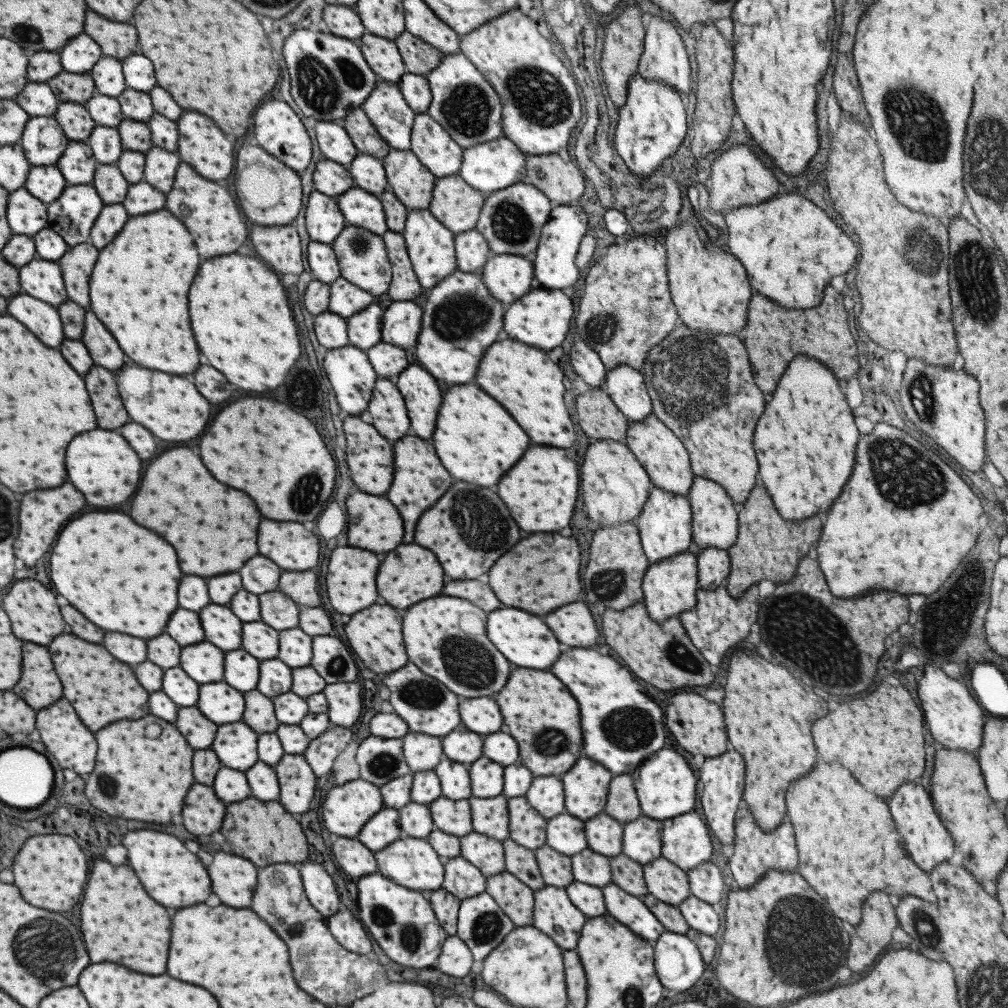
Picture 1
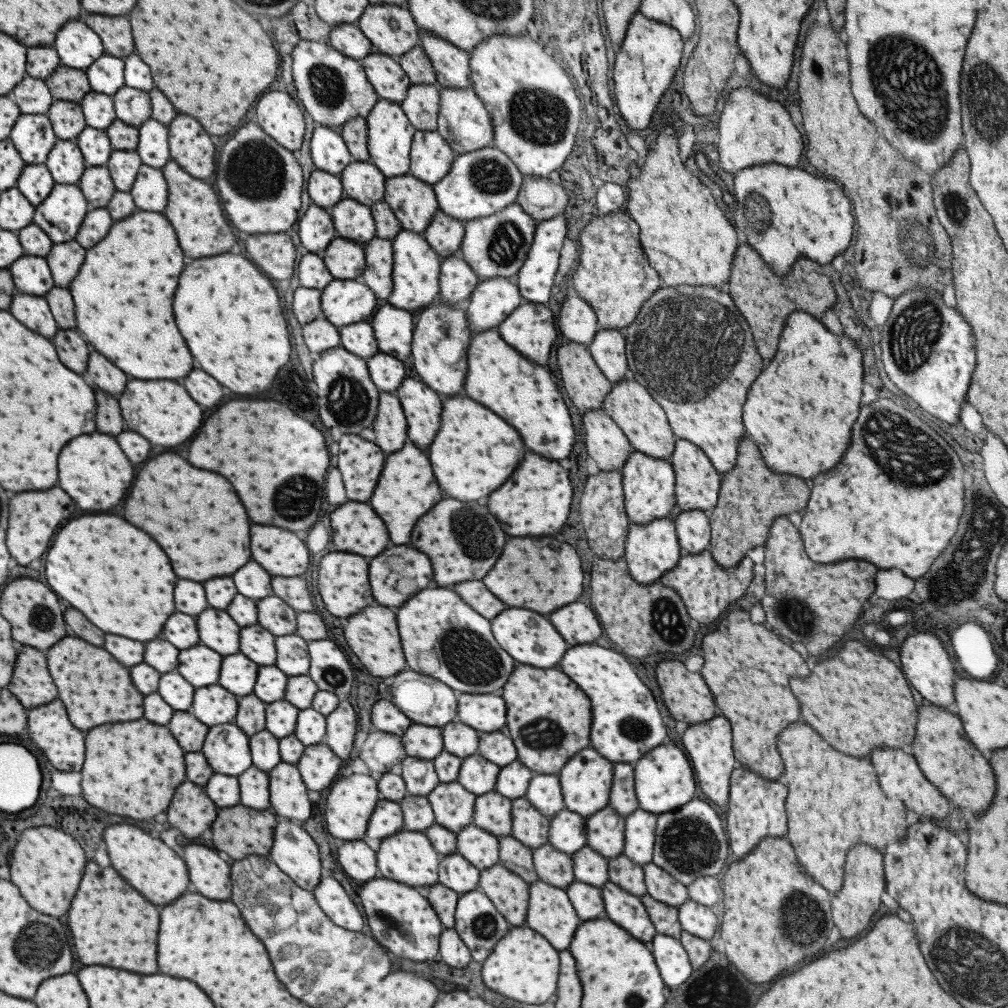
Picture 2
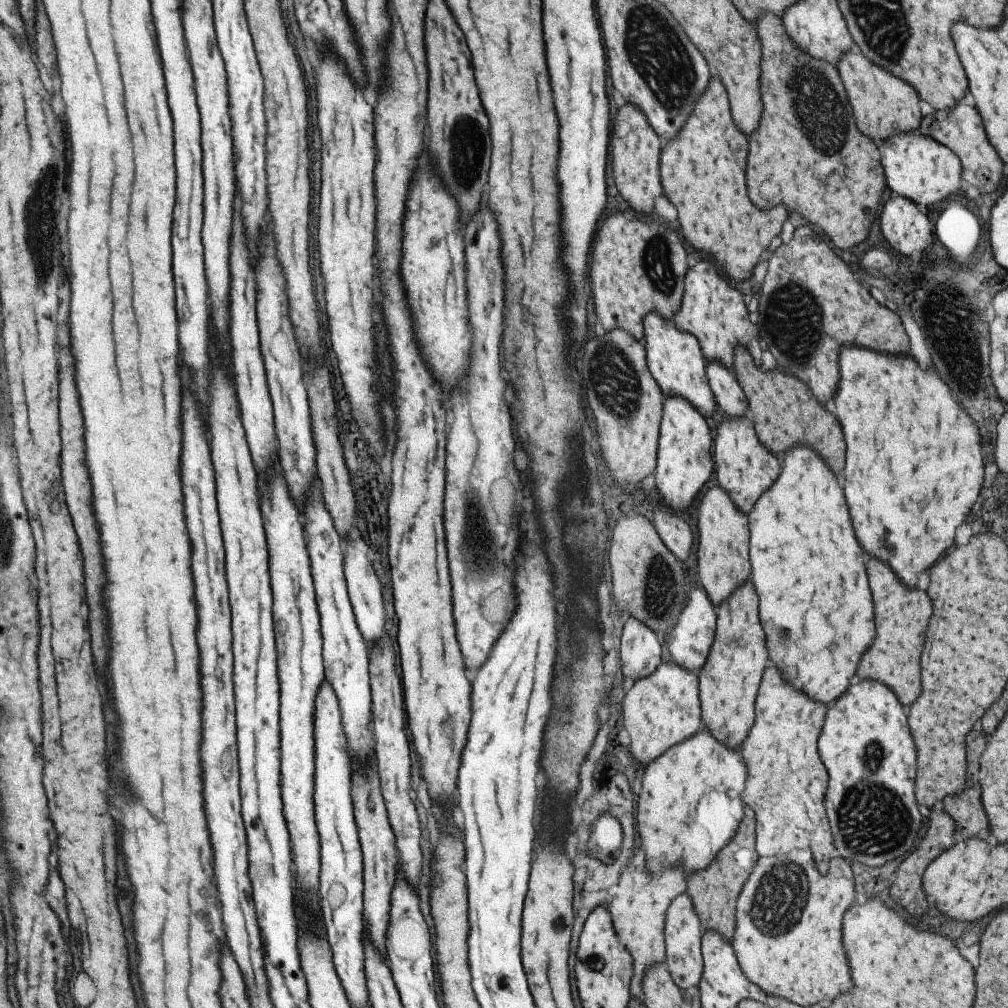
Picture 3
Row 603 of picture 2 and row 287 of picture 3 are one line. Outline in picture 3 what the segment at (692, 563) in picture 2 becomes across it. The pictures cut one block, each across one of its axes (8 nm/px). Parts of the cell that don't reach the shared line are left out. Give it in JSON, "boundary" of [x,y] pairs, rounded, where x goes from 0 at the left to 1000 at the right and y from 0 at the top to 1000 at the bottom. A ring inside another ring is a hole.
{"boundary":[[[695,258],[682,265],[680,276],[678,276],[678,292],[674,308],[670,310],[666,319],[672,327],[686,331],[695,346],[698,358],[713,359],[719,367],[725,369],[727,363],[727,347],[731,343],[739,344],[743,353],[753,364],[755,363],[754,335],[750,322],[745,321],[741,314],[741,306],[737,301],[734,290],[728,288],[719,280],[719,276],[711,270],[709,262]]]}

